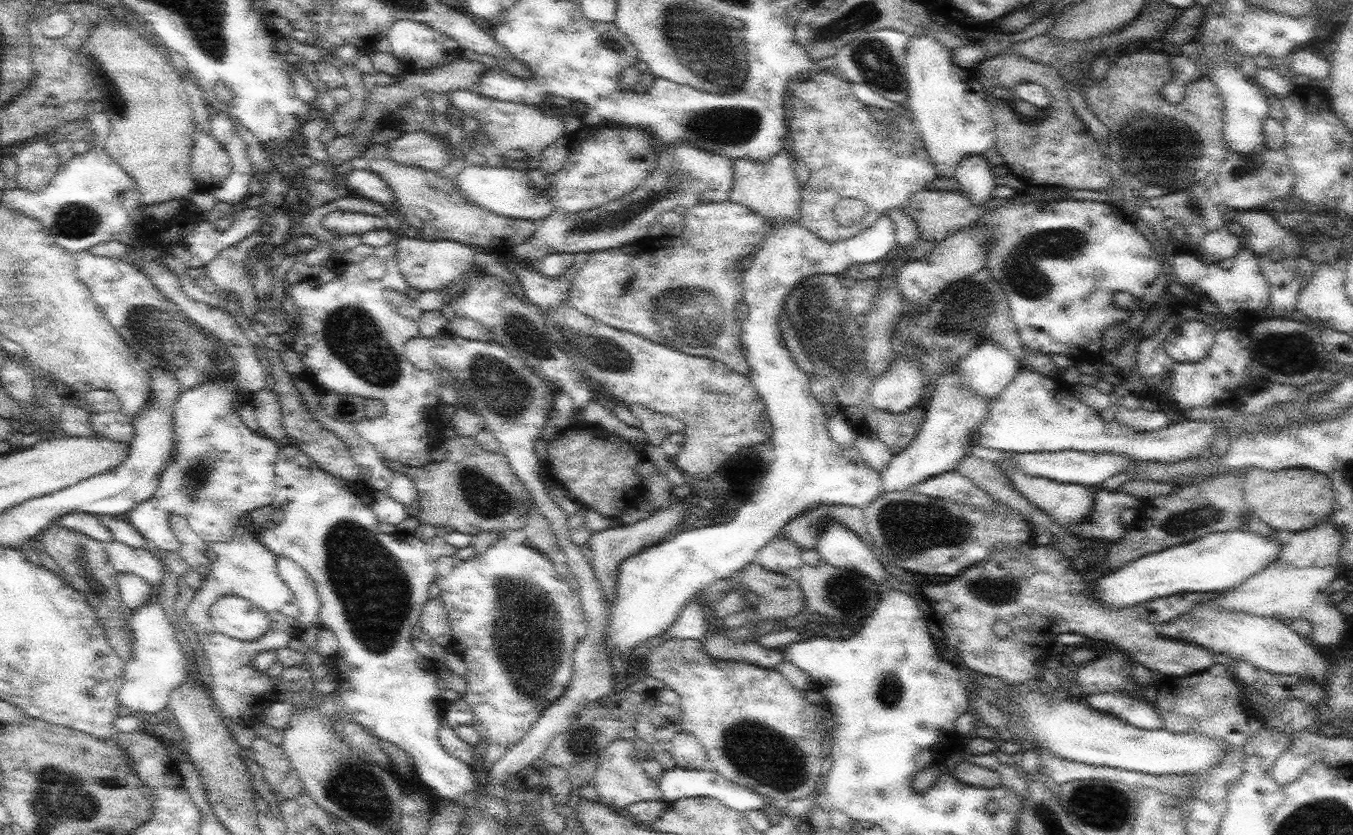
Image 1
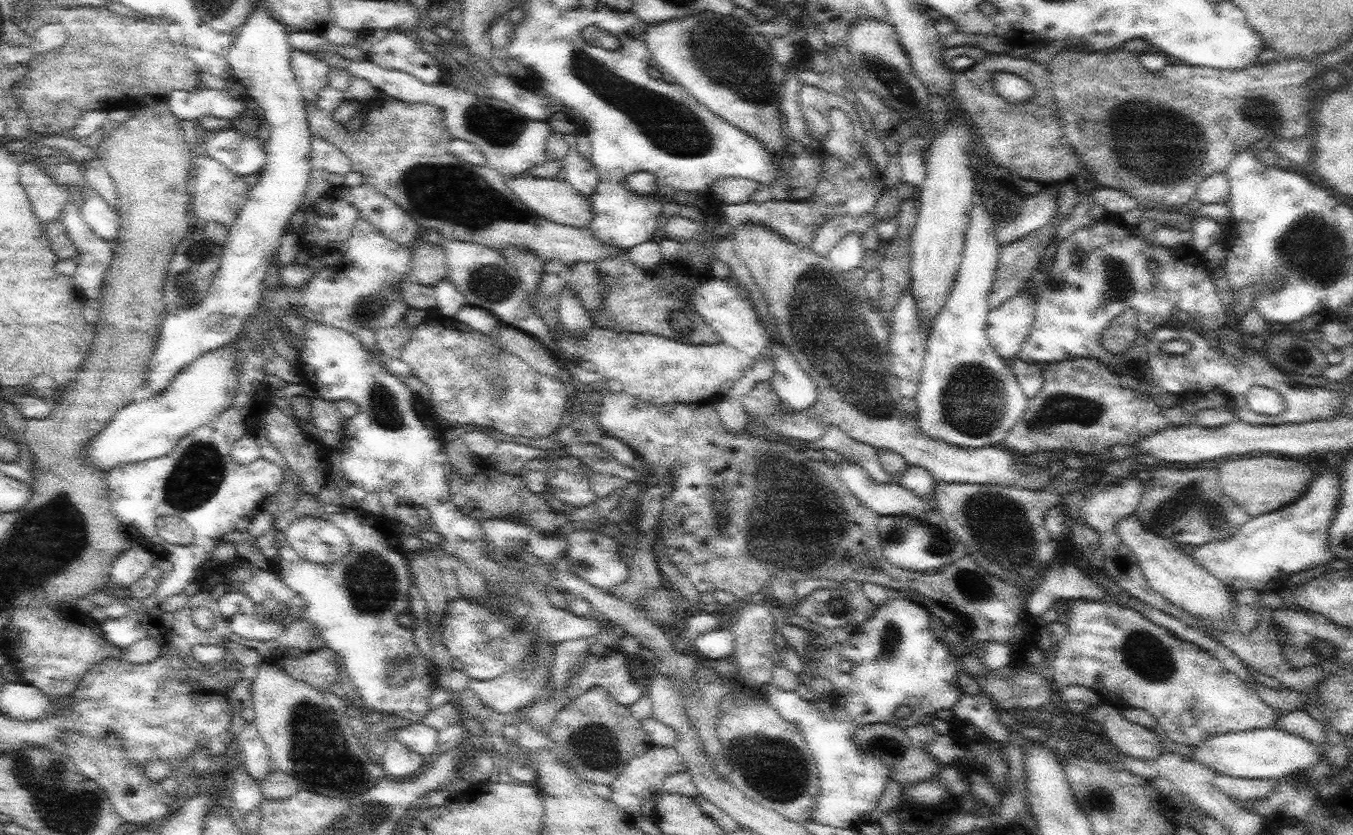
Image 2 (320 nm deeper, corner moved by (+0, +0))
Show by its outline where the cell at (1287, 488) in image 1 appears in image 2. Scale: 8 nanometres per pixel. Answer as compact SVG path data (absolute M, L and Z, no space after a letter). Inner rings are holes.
M1242 456L1236 460L1227 460L1217 466L1219 486L1235 504L1242 506L1251 518L1268 514L1294 504L1308 492L1311 480L1317 471L1297 458L1287 456Z

